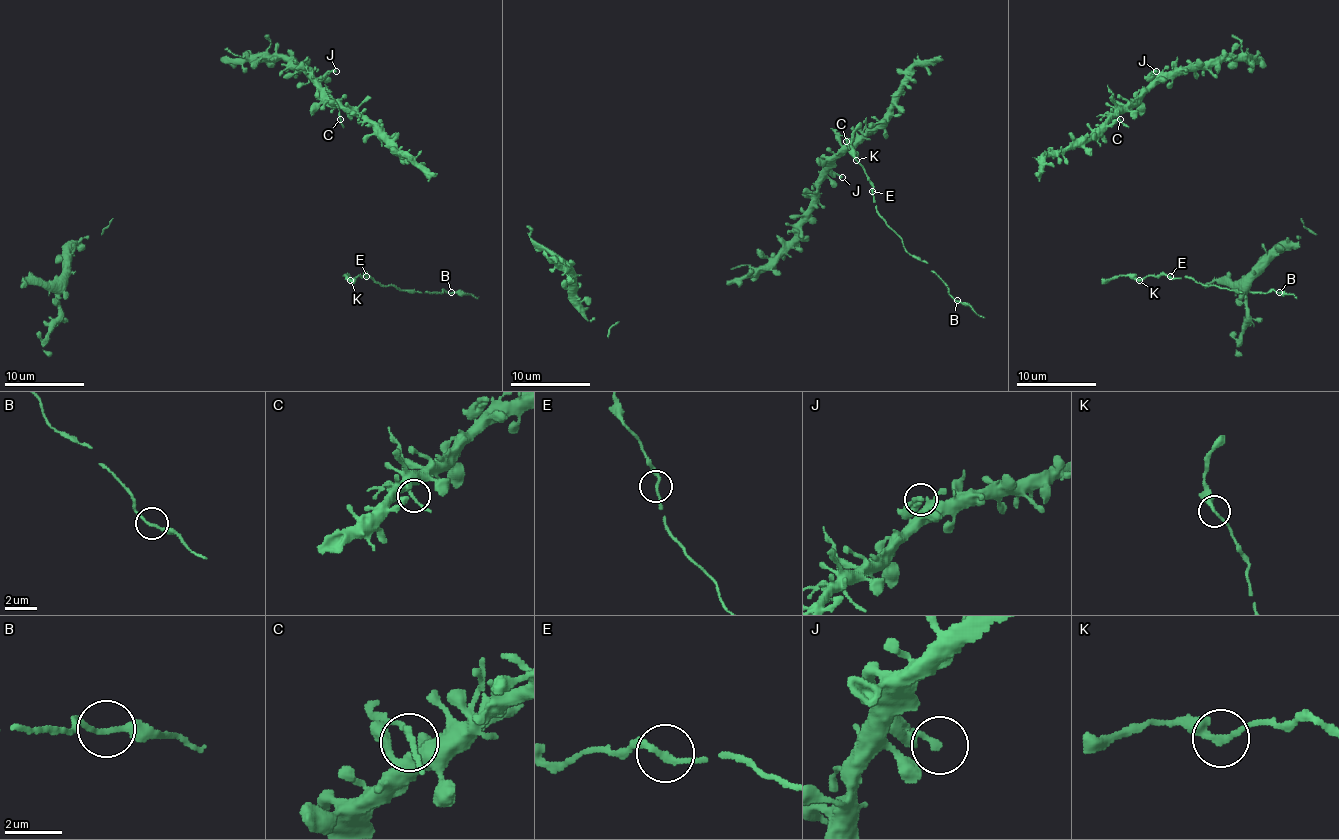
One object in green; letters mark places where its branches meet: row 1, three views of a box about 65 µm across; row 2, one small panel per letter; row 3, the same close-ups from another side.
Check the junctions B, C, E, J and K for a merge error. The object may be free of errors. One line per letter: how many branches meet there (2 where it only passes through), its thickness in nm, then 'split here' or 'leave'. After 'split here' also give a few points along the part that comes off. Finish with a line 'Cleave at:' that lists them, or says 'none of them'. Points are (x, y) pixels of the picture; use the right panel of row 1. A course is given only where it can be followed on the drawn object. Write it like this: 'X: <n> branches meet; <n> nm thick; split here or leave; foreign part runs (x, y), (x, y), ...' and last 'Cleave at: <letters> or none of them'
B: 2 branches meet; 170 nm thick; leave
C: 2 branches meet; 180 nm thick; leave
E: 2 branches meet; 190 nm thick; leave
J: 1 branches meet; 240 nm thick; leave
K: 2 branches meet; 220 nm thick; leave
Cleave at: none of them

